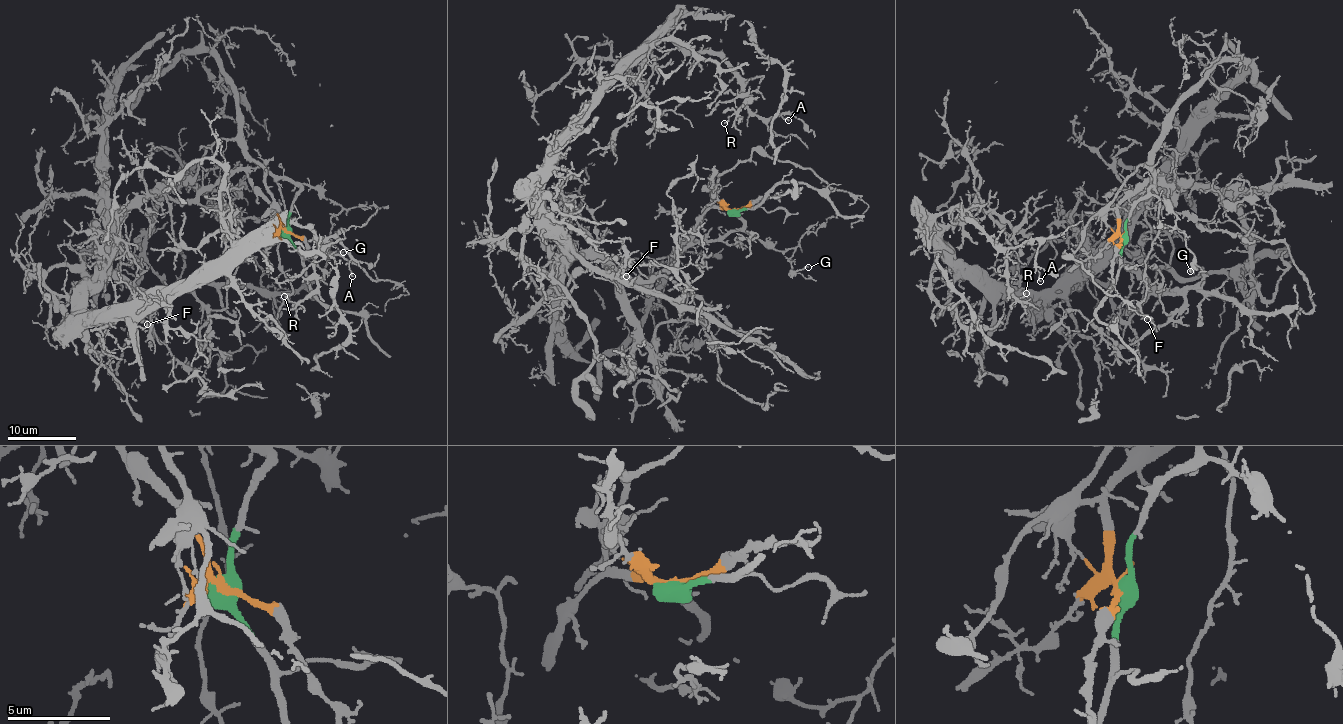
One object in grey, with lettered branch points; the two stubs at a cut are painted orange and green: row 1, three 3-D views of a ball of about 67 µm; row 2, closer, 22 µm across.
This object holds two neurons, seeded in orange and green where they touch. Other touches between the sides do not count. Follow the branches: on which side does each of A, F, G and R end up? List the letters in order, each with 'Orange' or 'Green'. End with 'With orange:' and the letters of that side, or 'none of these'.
A: Orange
F: Orange
G: Green
R: Orange
With orange: A, F, R

